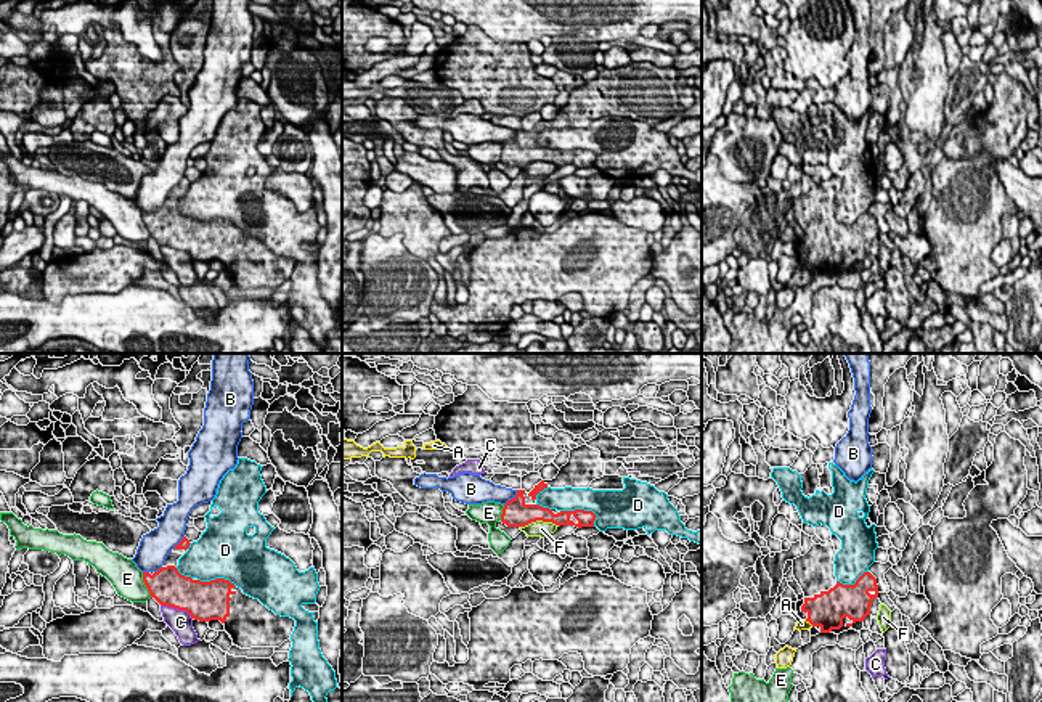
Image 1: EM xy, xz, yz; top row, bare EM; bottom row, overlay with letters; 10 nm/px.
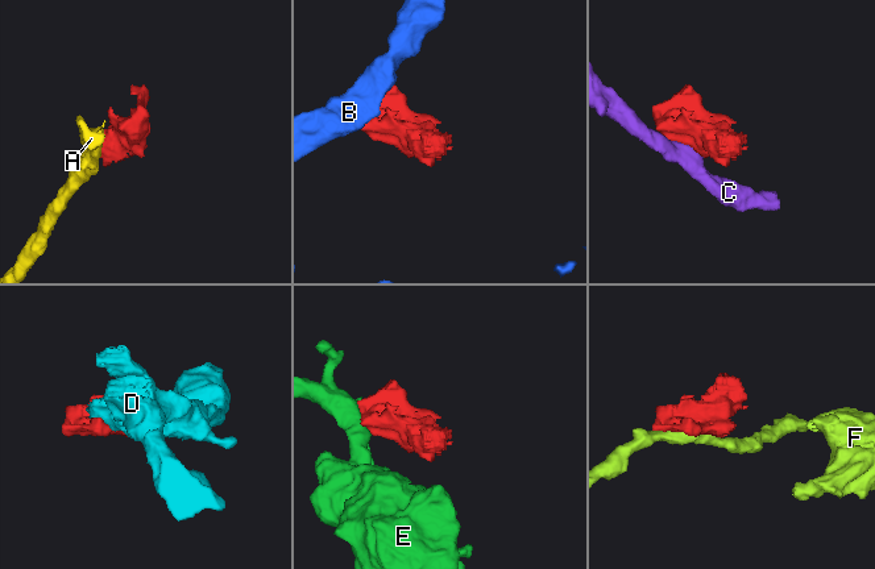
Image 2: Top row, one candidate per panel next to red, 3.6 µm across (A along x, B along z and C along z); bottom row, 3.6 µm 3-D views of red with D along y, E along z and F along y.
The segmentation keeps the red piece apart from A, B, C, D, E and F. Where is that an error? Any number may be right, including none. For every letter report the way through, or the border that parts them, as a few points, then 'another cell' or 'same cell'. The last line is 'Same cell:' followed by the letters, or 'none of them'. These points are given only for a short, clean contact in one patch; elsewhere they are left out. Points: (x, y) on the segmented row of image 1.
A: along yz (805, 620), (813, 625) | another cell
B: another cell
C: along xy (161, 604), (183, 609), (191, 619) | another cell
D: another cell
E: along xy (142, 572), (142, 580), (151, 596) | another cell
F: another cell
Same cell: none of them

